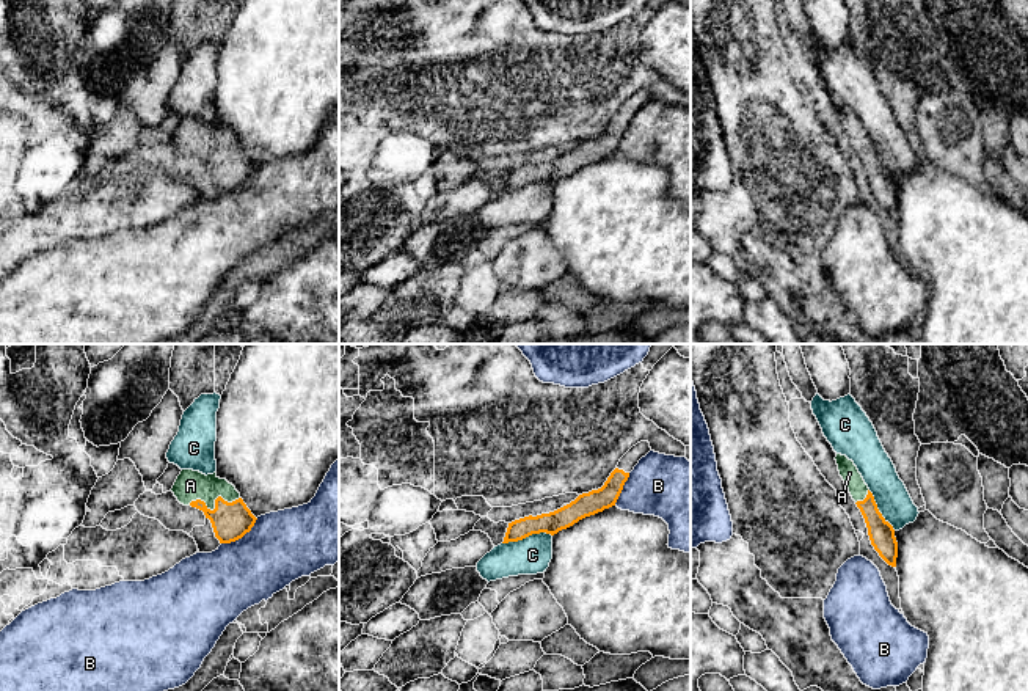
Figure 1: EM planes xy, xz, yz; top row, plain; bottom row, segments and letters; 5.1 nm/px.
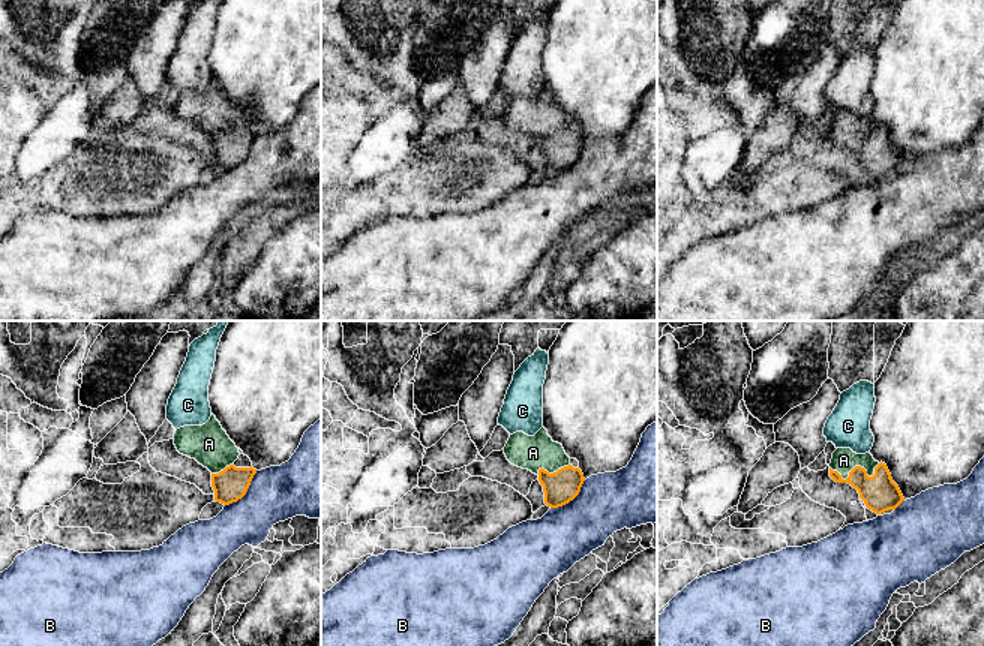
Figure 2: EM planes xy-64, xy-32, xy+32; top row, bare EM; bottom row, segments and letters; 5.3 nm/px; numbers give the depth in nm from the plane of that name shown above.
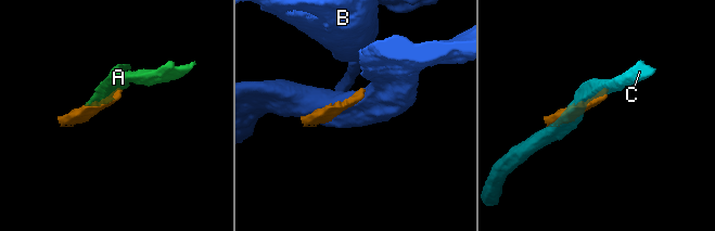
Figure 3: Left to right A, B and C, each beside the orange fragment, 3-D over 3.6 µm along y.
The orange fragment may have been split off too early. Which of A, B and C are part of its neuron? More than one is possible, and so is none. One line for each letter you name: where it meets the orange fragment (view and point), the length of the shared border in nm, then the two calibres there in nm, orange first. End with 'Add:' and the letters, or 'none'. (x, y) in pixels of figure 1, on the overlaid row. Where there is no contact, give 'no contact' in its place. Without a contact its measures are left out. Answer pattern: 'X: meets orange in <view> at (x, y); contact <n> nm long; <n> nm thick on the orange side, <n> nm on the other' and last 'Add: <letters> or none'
A: meets orange in xy at (215, 504); contact 260 nm long; 190 nm thick on the orange side, 160 nm on the other
Add: A

